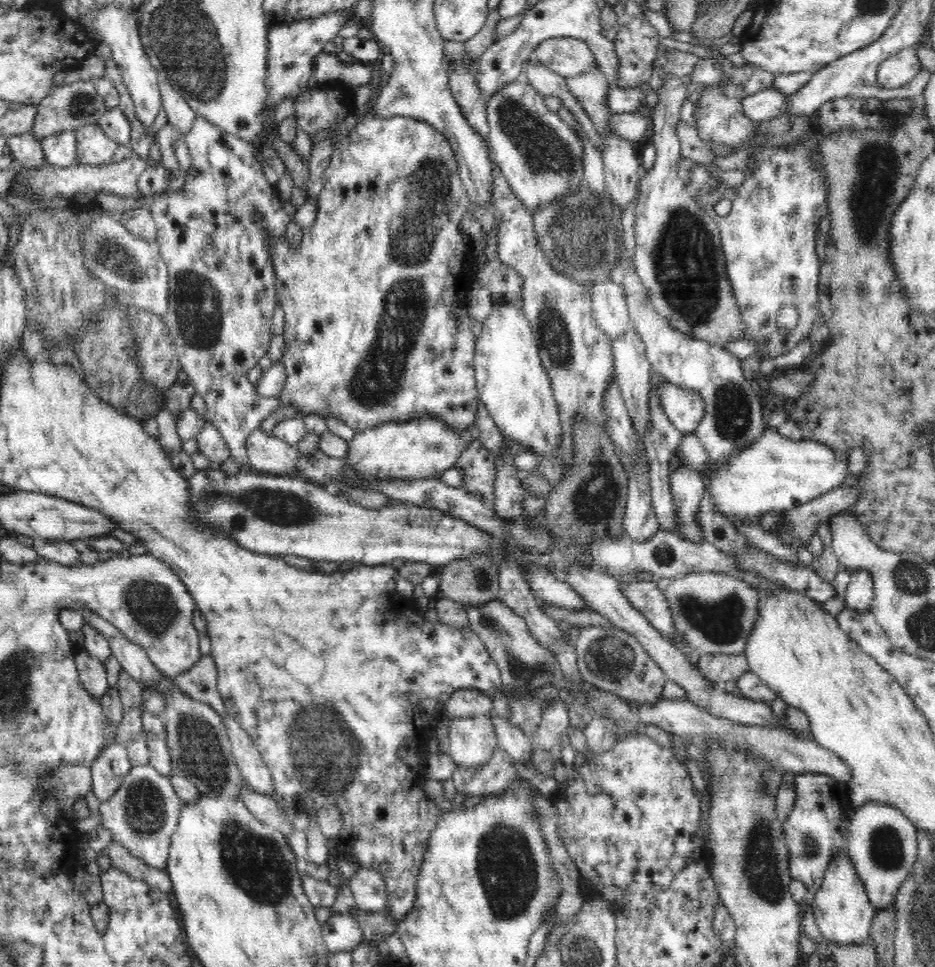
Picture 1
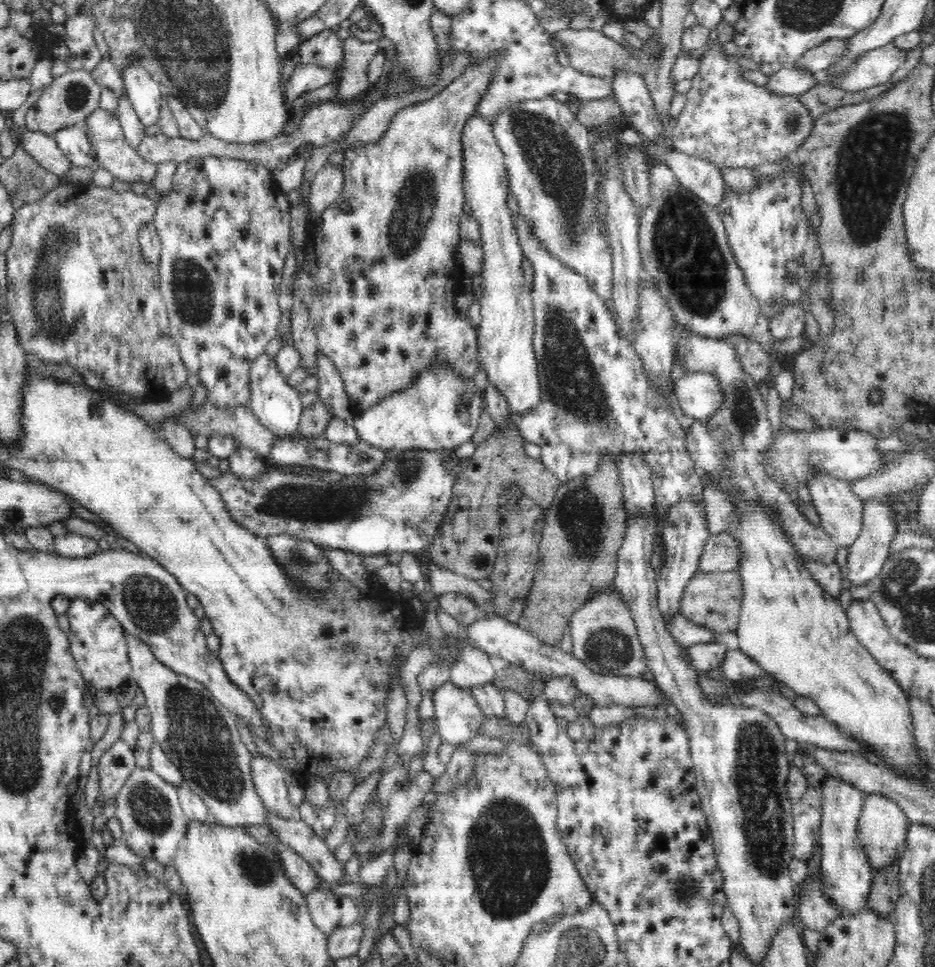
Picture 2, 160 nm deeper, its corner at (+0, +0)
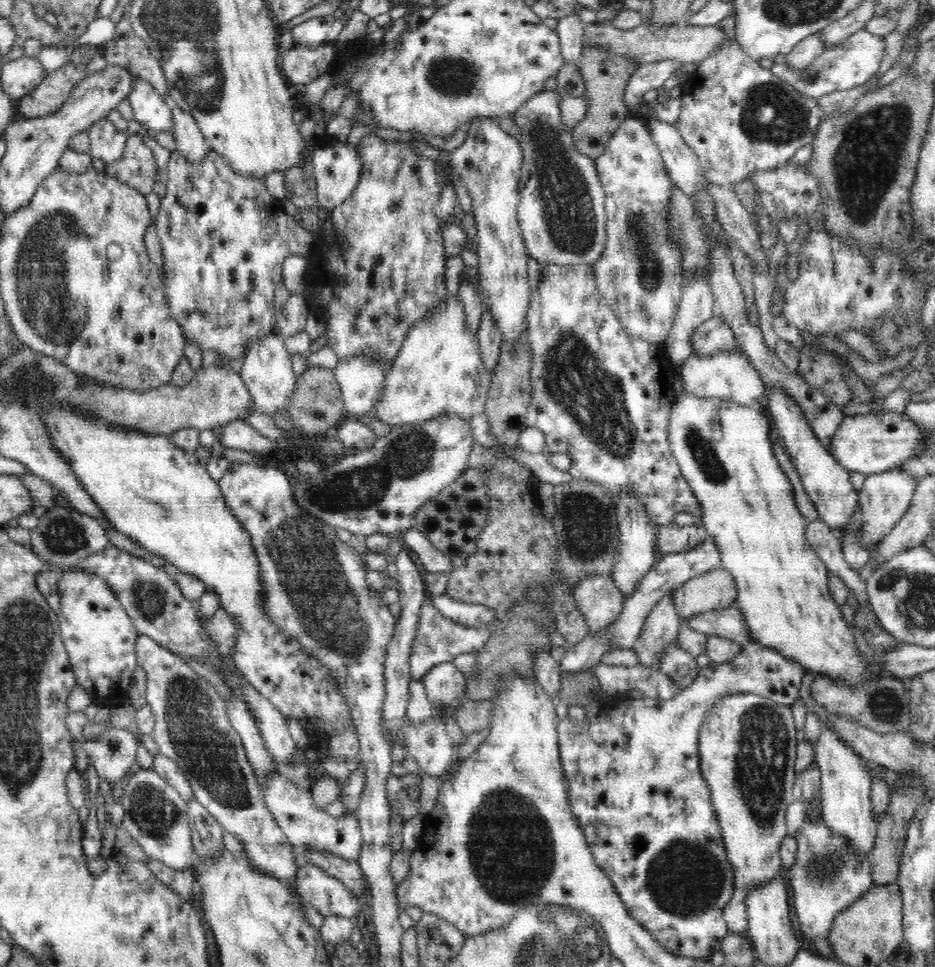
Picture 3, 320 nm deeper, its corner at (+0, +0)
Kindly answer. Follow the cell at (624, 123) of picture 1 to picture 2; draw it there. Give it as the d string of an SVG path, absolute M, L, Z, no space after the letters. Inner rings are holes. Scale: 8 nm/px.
M614 96L602 100L581 101L580 108L576 111L575 118L579 124L590 129L599 127L602 124L612 124L612 121L616 121L617 124L623 125L623 127L628 125L627 120L624 119L623 110Z

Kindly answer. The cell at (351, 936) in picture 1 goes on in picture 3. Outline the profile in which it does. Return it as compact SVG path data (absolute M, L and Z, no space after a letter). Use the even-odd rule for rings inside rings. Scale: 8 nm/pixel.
M310 862L298 869L296 883L297 893L304 897L316 911L320 911L320 916L324 918L334 915L355 920L363 905L362 900L358 899L349 888L342 885L340 880L324 873L320 867L312 865Z

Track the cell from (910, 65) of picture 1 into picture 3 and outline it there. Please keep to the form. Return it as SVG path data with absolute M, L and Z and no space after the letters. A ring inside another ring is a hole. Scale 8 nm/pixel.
M866 29L857 30L840 44L830 45L817 56L807 69L796 71L788 63L774 63L770 68L772 74L781 78L783 82L791 84L806 96L818 98L833 90L848 90L853 86L864 84L872 78L879 69L881 58L884 58L885 42L882 37L873 35Z

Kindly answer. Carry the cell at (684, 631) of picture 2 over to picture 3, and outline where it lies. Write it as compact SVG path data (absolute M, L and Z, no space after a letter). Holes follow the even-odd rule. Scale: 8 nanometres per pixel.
M738 606L722 610L710 610L704 614L691 617L683 621L683 625L690 630L702 632L707 636L720 636L732 640L740 645L746 645L750 641L749 629Z

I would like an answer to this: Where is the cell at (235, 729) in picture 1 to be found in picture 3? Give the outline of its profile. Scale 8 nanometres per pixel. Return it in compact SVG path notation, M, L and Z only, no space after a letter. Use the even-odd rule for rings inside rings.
M272 770L264 782L263 789L266 806L274 815L278 826L287 836L288 842L300 850L315 848L326 852L326 854L336 854L346 860L357 861L361 853L361 829L359 822L354 815L344 815L333 818L326 811L316 807L312 801L311 791L299 789L286 777L283 777L276 770Z

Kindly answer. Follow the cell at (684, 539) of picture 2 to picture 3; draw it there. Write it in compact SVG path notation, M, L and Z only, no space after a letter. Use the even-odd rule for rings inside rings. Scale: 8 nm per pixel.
M668 592L646 618L640 636L632 646L640 665L656 669L664 650L678 641L682 626L683 620L678 617L672 594Z

